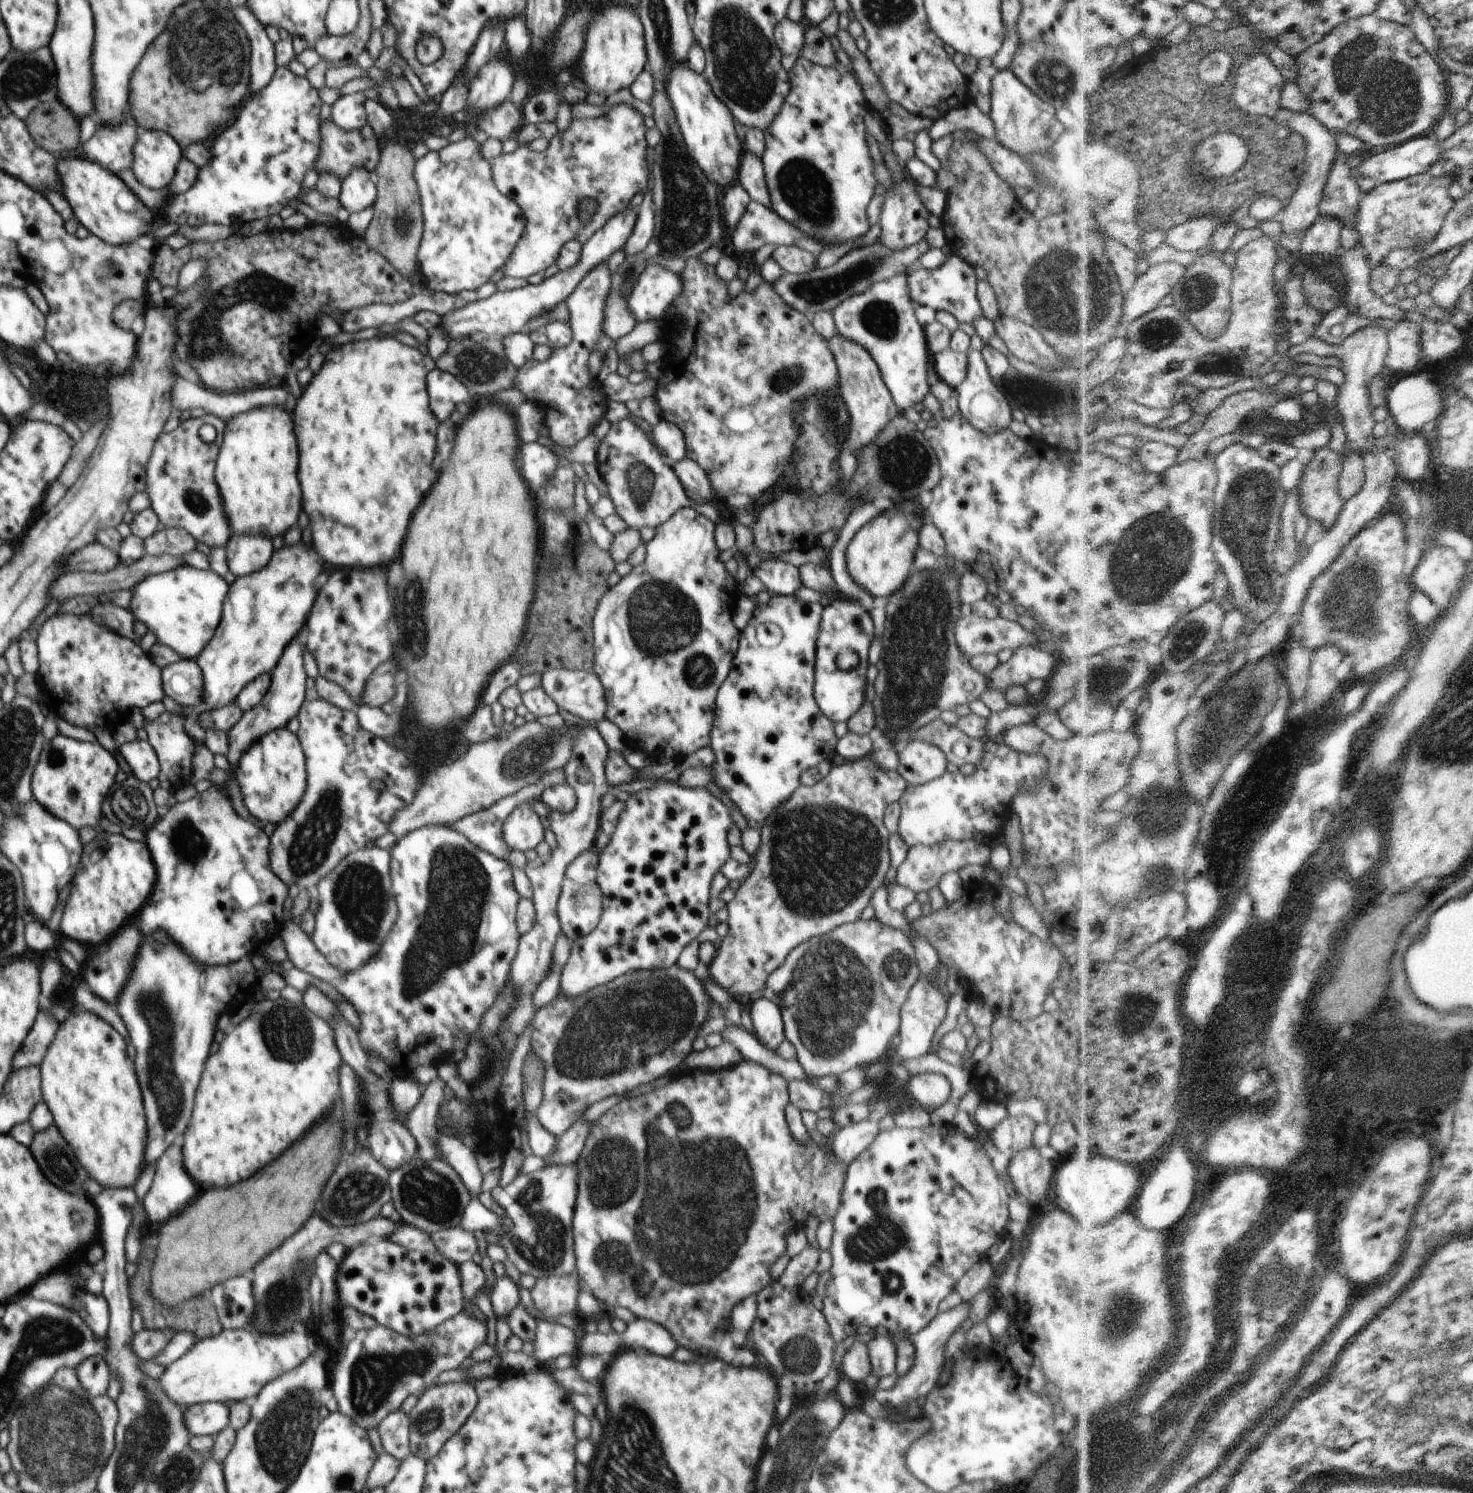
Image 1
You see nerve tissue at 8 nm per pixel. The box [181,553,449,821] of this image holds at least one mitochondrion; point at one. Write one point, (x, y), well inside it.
(414, 602)

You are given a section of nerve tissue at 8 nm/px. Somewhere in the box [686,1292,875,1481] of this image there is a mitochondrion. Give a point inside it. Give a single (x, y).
(805, 1355)

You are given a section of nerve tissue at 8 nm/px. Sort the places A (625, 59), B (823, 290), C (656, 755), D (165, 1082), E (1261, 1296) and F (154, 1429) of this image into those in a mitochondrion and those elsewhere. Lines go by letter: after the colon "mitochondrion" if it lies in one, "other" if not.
A: other
B: mitochondrion
C: other
D: mitochondrion
E: mitochondrion
F: mitochondrion

